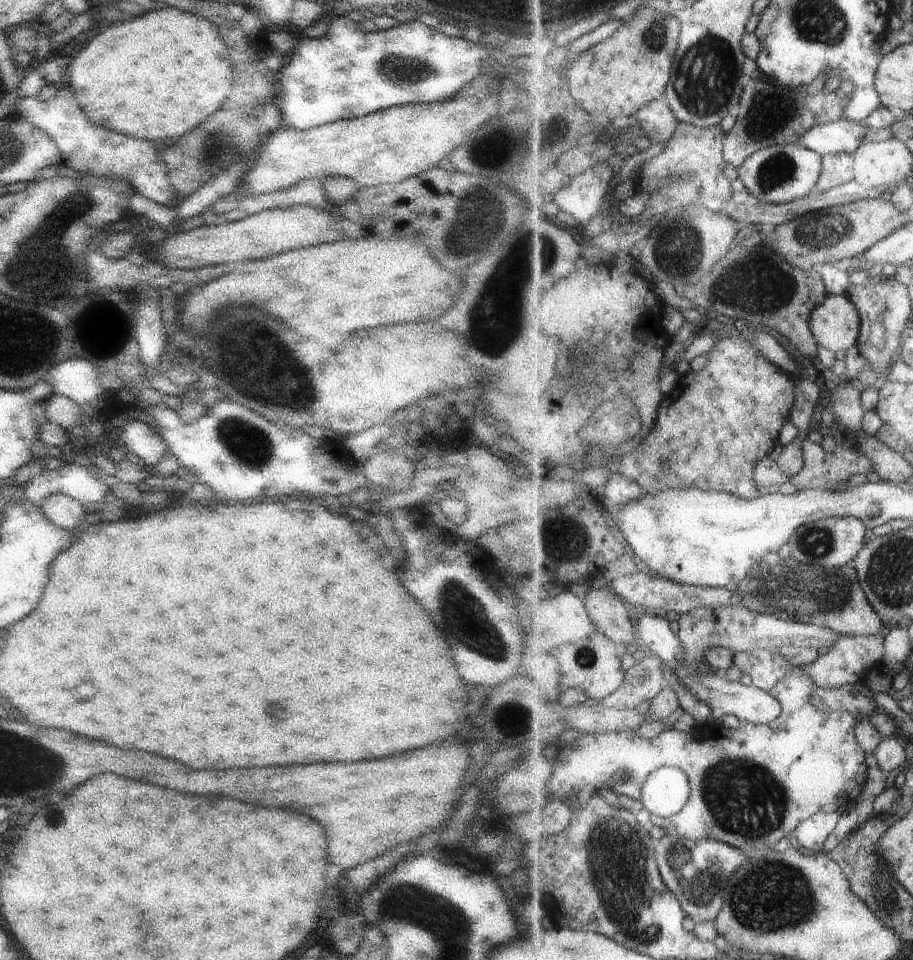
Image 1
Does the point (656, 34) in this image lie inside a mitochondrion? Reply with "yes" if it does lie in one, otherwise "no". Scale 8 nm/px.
yes

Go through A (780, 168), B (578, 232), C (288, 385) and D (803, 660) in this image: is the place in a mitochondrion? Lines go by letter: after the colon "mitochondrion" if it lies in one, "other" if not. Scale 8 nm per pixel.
A: mitochondrion
B: other
C: mitochondrion
D: other

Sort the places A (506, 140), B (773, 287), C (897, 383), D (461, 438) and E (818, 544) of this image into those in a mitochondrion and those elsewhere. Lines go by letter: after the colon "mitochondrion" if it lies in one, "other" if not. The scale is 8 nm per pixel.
A: mitochondrion
B: mitochondrion
C: other
D: other
E: mitochondrion

